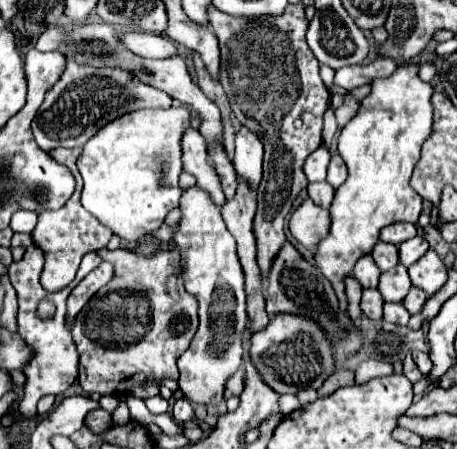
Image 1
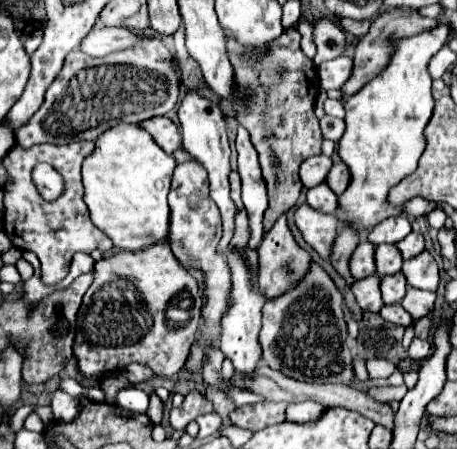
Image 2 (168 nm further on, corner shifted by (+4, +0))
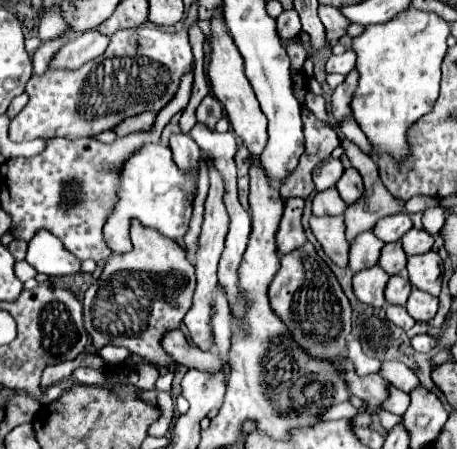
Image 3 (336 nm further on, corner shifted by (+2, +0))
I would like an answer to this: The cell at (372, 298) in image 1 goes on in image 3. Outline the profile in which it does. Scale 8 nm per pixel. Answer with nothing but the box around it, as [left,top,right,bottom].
[352,265,388,307]

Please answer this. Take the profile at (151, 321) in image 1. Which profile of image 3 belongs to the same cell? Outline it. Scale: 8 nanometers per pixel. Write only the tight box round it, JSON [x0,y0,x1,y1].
[84,221,196,371]

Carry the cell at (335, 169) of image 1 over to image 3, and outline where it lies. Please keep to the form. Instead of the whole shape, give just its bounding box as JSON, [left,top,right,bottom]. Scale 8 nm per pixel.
[336,167,364,205]

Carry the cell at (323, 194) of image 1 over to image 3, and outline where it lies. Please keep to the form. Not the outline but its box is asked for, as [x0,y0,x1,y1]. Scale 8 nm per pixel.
[312,187,346,217]

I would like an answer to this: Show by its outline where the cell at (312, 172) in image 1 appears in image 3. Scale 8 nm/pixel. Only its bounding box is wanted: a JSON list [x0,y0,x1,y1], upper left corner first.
[312,159,344,191]

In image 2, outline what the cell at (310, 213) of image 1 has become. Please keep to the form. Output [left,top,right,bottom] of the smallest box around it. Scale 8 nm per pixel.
[296,205,340,259]

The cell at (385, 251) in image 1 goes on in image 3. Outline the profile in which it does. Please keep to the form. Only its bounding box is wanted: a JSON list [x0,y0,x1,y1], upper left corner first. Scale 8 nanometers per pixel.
[378,243,406,275]

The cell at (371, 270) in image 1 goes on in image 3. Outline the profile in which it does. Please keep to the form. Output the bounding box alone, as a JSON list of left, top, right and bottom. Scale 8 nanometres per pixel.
[350,231,382,271]

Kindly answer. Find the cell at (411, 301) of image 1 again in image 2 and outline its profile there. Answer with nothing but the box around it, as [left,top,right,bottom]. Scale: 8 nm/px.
[402,287,436,321]

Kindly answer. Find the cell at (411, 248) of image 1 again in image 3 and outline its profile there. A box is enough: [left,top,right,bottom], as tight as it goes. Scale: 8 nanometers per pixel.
[402,229,432,255]

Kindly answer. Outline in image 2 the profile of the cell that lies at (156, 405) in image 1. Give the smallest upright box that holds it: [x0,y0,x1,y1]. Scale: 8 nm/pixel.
[116,385,148,413]

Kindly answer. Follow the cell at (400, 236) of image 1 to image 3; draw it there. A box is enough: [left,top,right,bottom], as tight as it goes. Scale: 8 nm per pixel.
[372,213,412,243]

